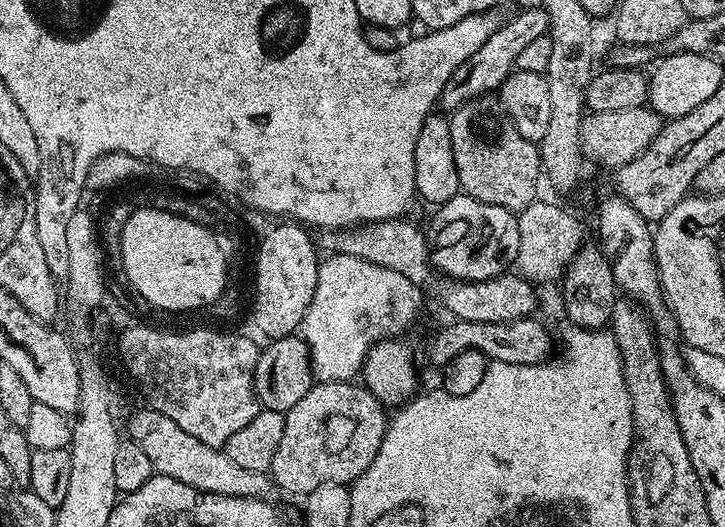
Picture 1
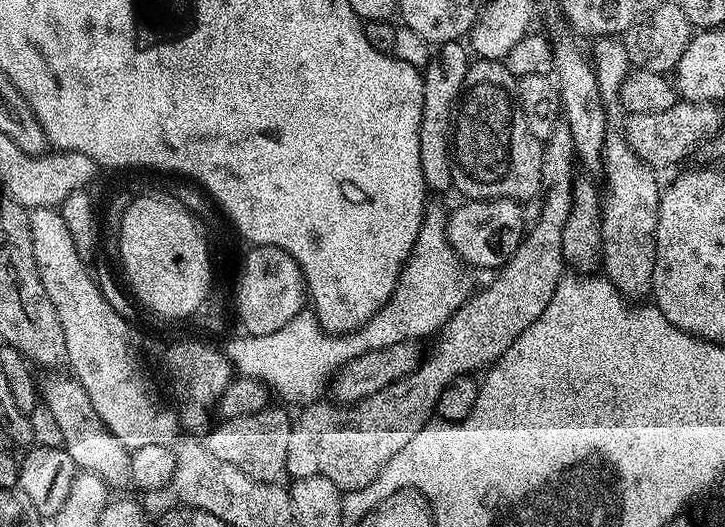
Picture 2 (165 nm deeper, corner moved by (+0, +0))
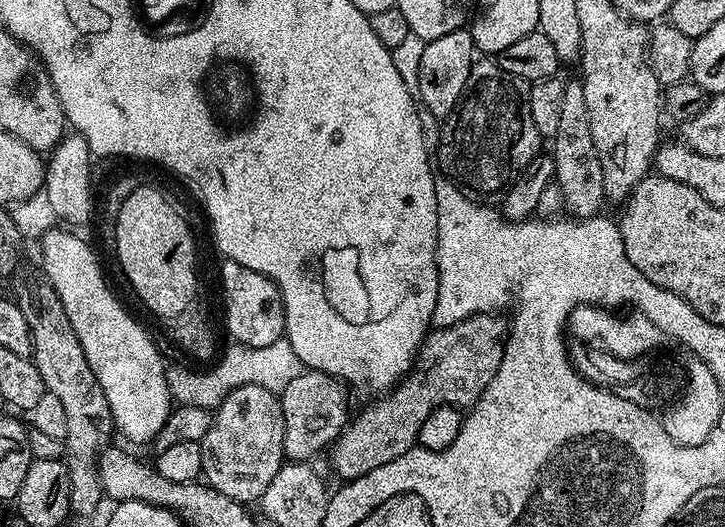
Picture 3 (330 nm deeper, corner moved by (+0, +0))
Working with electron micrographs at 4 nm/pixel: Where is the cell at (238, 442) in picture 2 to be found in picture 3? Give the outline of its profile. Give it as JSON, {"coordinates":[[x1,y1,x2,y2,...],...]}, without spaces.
{"coordinates":[[238,386,214,409,212,425,200,441,202,476,209,488,245,506,255,505,286,462,280,397,266,386]]}

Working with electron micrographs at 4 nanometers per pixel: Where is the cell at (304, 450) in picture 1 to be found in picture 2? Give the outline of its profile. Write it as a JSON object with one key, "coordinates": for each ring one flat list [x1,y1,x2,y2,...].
{"coordinates":[[561,122,556,125,554,134,550,134,550,138,543,141,544,153,542,154,542,182,540,183,540,213,536,220,531,221,530,227,524,233,524,239,519,246,514,250,512,257,504,263,504,267,499,269,497,278,493,284,485,286,481,292,476,292,472,297,465,299,463,303,459,305,443,321,442,327,444,329,440,332,440,337,432,344,432,349,427,349,426,355,421,359,419,368,415,368,409,376,403,376,402,379,396,380,390,386,386,386,382,390,378,390,378,394,370,394,365,400,358,400,355,404,347,406,341,406,336,402,313,402,303,409,304,412,299,417,298,415,293,419,292,429,290,430,290,446,286,450,286,466,284,467,285,473,292,480,298,478,314,478,315,476,321,476,322,478,330,478,330,482,334,482,334,486,340,488,341,493,347,494,358,490,362,486,370,486,370,482,374,482,374,478,378,478,378,474,382,474,382,470,386,466,386,462,390,462,390,458,394,458,394,454,398,454,398,450,402,450,402,446,406,446,410,442,410,438,414,438,414,434,418,434,418,430,422,430,433,419,436,411,436,403,438,398,442,394,442,390,446,390,446,386,450,386,450,382,454,382,454,378,459,376,466,376,475,373,475,368,481,368,481,370,487,369,489,366,496,363,500,359,502,354,506,354,506,350,523,334,526,330,526,326,530,326,536,321,536,319,542,314,542,310,546,310,546,306,550,306,550,298,554,298,554,290,558,286,560,277,565,275,566,265,564,262,564,247,562,246,562,230,566,230,566,218,570,218,570,210,572,209,572,185,574,183,574,175,572,176,572,164,574,168,574,157,576,154,576,147,574,146,574,138,570,134,567,124]]}

